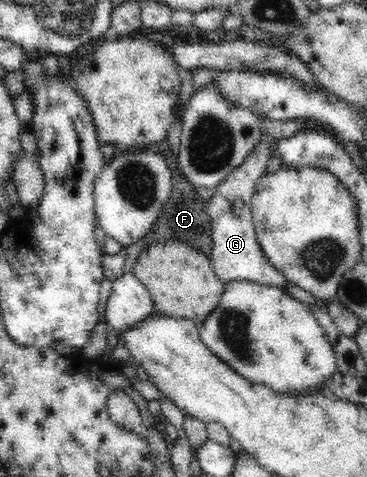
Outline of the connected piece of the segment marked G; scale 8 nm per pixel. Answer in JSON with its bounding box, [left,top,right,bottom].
[207,133,291,289]

